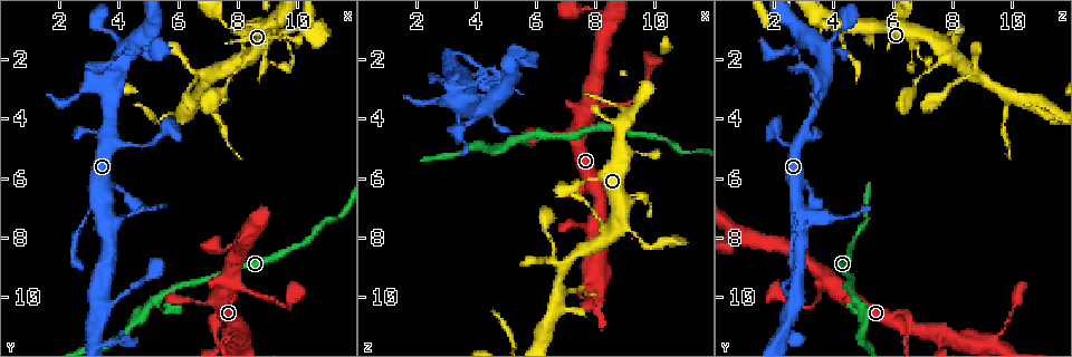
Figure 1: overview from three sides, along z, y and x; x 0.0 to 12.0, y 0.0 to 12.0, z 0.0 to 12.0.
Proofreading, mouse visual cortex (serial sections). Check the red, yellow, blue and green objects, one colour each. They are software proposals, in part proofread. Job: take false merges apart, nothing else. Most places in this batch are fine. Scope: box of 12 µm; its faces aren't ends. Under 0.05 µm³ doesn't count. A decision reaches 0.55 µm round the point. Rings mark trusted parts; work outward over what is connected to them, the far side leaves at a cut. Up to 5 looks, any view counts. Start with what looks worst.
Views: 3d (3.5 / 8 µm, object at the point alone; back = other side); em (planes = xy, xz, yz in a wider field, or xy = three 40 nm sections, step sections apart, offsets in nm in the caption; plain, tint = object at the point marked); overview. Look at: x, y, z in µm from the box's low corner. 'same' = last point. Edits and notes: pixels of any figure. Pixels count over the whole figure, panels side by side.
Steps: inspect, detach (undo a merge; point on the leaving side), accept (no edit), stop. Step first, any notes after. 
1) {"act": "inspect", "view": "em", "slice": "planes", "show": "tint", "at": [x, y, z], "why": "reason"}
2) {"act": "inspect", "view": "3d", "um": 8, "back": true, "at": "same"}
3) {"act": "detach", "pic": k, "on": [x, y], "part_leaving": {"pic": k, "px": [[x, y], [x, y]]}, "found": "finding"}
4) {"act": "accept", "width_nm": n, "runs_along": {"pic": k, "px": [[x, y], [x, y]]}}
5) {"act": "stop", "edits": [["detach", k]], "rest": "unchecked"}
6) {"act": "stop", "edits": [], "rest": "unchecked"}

{"act": "inspect", "view": "3d", "um": 8, "at": [5.2, 10.1, 4.7], "why": "narrows sharply"}

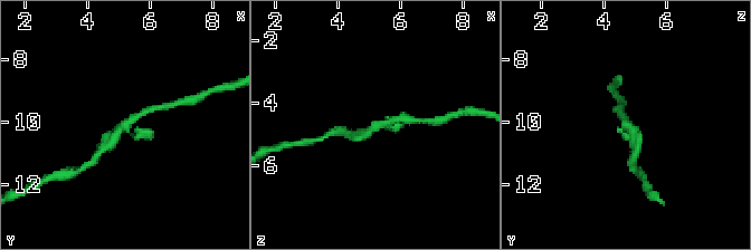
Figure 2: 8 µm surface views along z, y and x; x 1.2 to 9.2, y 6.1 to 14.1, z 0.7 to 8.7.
{"act": "inspect", "view": "em", "slice": "xy", "step": 2, "show": "tint", "at": [5.1, 10.1, 4.8]}

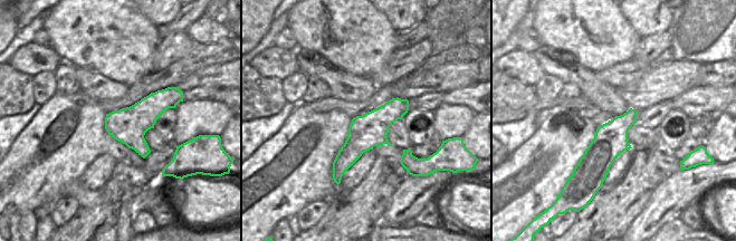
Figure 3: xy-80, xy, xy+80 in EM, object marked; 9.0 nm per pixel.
{"act": "accept", "runs_along": {"pic": 3, "px": [[404, 102], [352, 150], [335, 172]]}, "found": "continuous, no second cell"}

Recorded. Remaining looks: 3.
{"act": "inspect", "view": "3d", "um": 3.5, "at": [5.4, 4.6, 2.1], "why": "abrupt turn"}

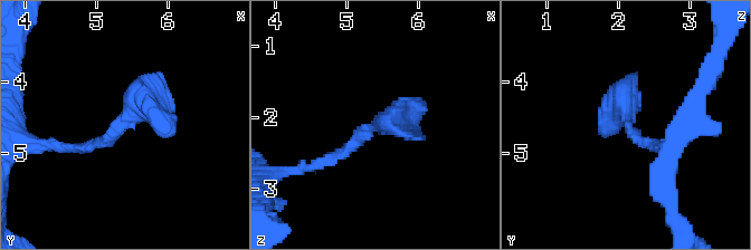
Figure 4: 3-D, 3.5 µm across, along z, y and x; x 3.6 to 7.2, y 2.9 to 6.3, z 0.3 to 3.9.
{"act": "inspect", "view": "em", "slice": "xy", "step": 1, "show": "plain", "at": [5.35, 4.60, 2.15]}

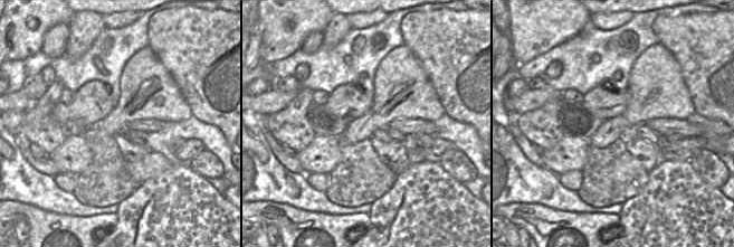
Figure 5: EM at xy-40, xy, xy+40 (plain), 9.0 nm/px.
{"act": "inspect", "view": "em", "slice": "xy", "step": 1, "show": "tint", "at": "same", "why": "with the object marked"}

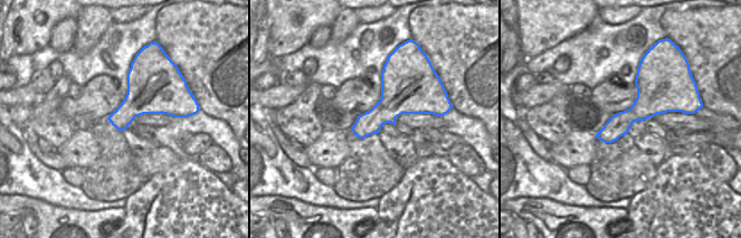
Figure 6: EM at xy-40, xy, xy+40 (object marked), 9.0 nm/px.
{"act": "accept", "runs_along": {"pic": 4, "px": [[313, 167], [419, 105]]}, "found": "one cell here"}

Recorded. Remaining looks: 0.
{"act": "stop", "edits": [], "rest": "unchecked"}

